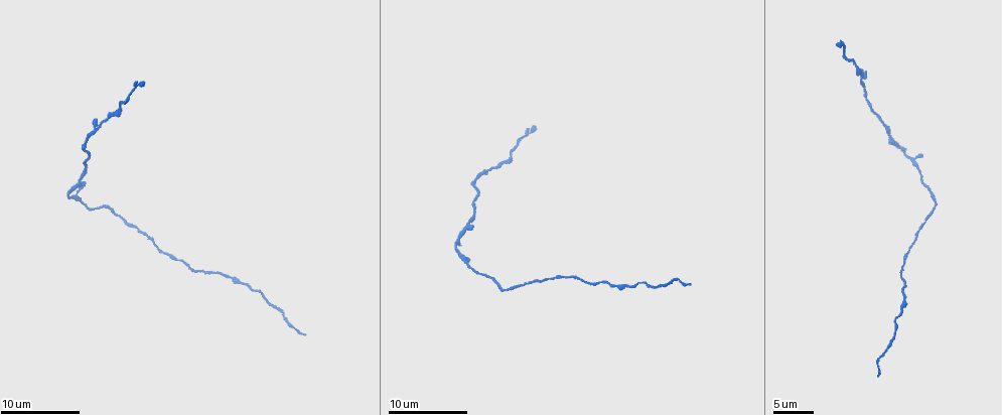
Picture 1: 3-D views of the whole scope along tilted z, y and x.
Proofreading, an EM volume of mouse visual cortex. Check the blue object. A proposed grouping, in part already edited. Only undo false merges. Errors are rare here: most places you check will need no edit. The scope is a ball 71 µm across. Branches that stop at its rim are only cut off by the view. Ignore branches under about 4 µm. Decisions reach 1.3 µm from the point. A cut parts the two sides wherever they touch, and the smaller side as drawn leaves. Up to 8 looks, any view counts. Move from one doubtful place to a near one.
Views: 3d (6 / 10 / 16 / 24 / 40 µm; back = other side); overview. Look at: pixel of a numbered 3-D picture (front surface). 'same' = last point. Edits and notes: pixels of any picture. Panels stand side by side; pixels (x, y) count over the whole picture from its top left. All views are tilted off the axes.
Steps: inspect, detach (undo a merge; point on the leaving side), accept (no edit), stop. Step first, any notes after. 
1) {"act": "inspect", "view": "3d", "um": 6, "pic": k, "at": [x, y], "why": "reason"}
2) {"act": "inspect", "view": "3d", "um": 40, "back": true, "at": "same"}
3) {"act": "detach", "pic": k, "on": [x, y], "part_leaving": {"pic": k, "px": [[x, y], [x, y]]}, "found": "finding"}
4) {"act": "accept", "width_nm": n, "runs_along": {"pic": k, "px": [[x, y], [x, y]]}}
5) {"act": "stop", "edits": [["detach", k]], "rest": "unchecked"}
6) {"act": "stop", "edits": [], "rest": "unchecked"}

{"act": "inspect", "view": "3d", "um": 10, "pic": 1, "at": [932, 191]}

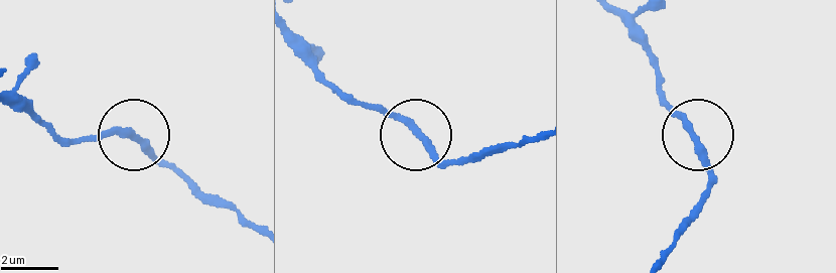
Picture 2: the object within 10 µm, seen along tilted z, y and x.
{"act": "accept", "width_nm": 240, "runs_along": {"pic": 2, "px": [[132, 139], [111, 132], [70, 141]]}, "found": "one neuron here"}

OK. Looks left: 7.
{"act": "inspect", "view": "3d", "um": 6, "pic": 1, "at": [565, 278]}

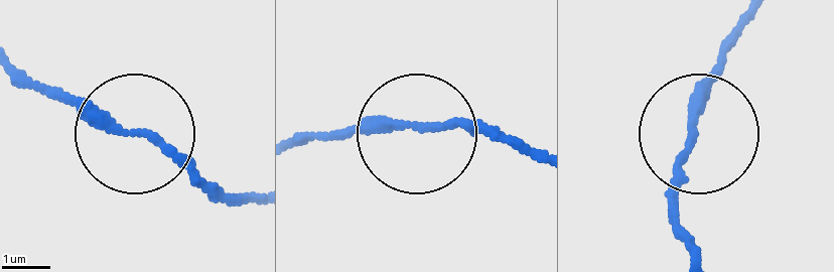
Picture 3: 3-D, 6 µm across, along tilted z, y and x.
{"act": "accept", "runs_along": {"pic": 3, "px": [[749, 19], [703, 98], [673, 226]]}, "found": "all the same neuron"}

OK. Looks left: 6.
{"act": "inspect", "view": "3d", "um": 10, "pic": 1, "at": [903, 310], "why": "calibre changes"}

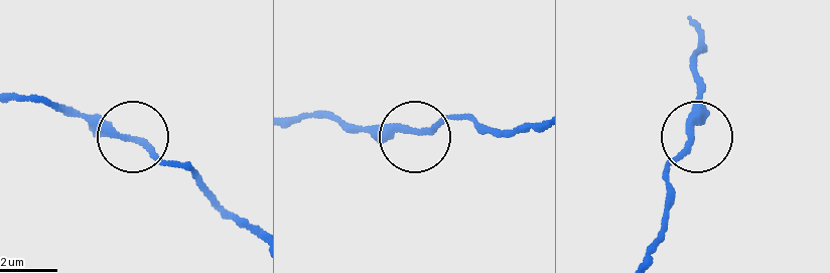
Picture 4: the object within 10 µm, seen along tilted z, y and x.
{"act": "accept", "runs_along": {"pic": 4, "px": [[11, 97], [106, 120], [189, 169]]}, "found": "one neuron here"}

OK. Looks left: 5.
{"act": "inspect", "view": "3d", "um": 10, "pic": 1, "at": [67, 196], "why": "narrows sharply"}

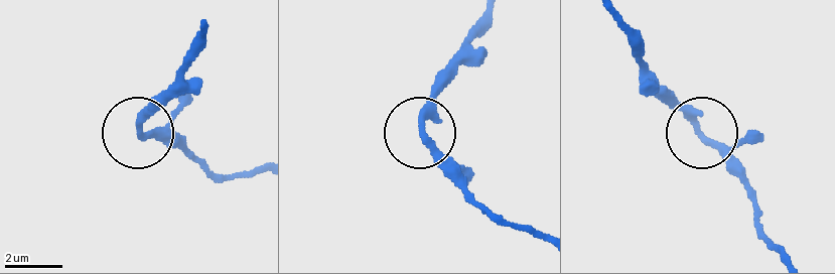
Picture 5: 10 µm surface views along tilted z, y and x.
{"act": "inspect", "view": "3d", "um": 6, "pic": 5, "at": [422, 127]}

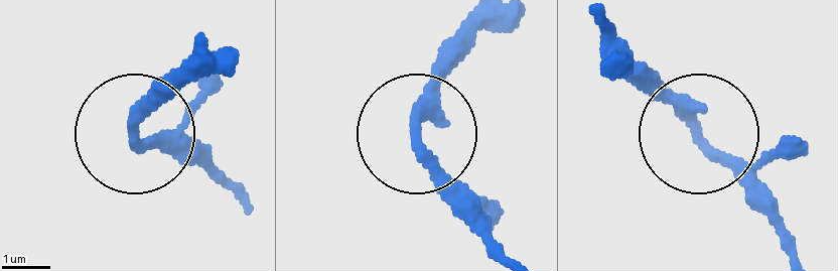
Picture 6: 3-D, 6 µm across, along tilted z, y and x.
{"act": "accept", "runs_along": {"pic": 6, "px": [[499, 248], [416, 121], [461, 31]]}, "found": "all the same neuron"}

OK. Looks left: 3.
{"act": "stop", "edits": [], "rest": "unchecked"}

